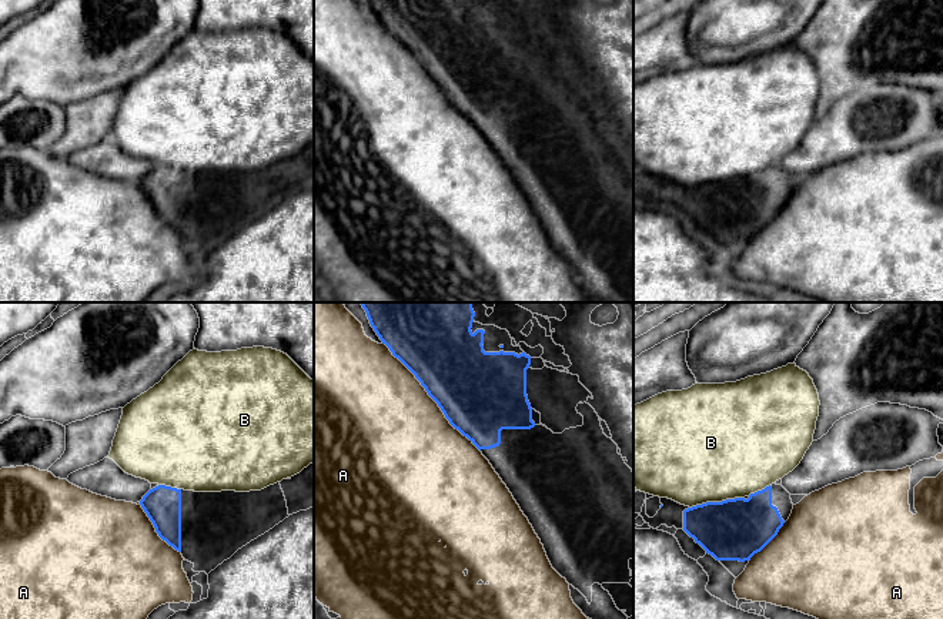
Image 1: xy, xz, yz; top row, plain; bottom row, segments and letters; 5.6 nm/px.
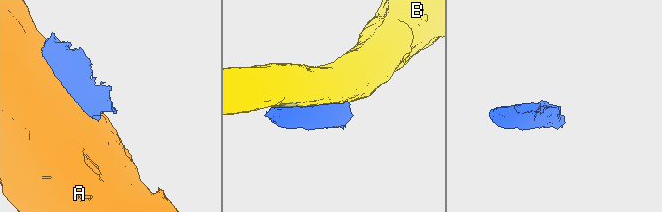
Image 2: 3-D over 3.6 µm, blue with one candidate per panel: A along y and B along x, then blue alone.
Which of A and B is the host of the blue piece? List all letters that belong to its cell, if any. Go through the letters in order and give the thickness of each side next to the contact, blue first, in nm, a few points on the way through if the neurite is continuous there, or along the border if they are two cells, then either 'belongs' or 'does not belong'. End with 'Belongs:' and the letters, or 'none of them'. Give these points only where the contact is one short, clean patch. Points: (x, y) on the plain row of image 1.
A: 440 nm thick on the blue side, 500 nm on the other; does not belong
B: 360 nm thick on the blue side, 500 nm on the other; does not belong
Belongs: none of them

